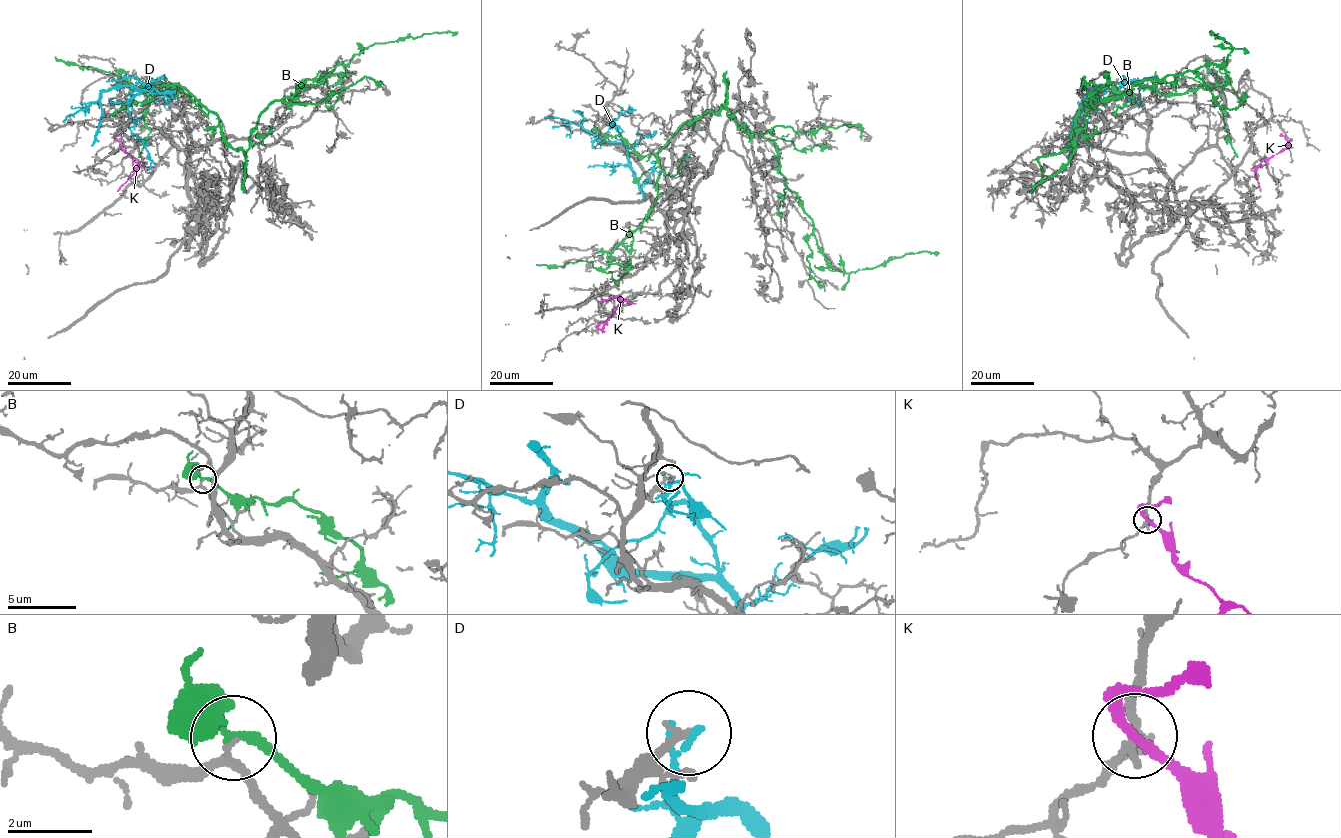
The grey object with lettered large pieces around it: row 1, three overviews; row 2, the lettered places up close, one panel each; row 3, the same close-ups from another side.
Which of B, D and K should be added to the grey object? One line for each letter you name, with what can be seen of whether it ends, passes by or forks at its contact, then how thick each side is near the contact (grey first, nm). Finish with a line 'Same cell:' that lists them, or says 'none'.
Same cell: none

